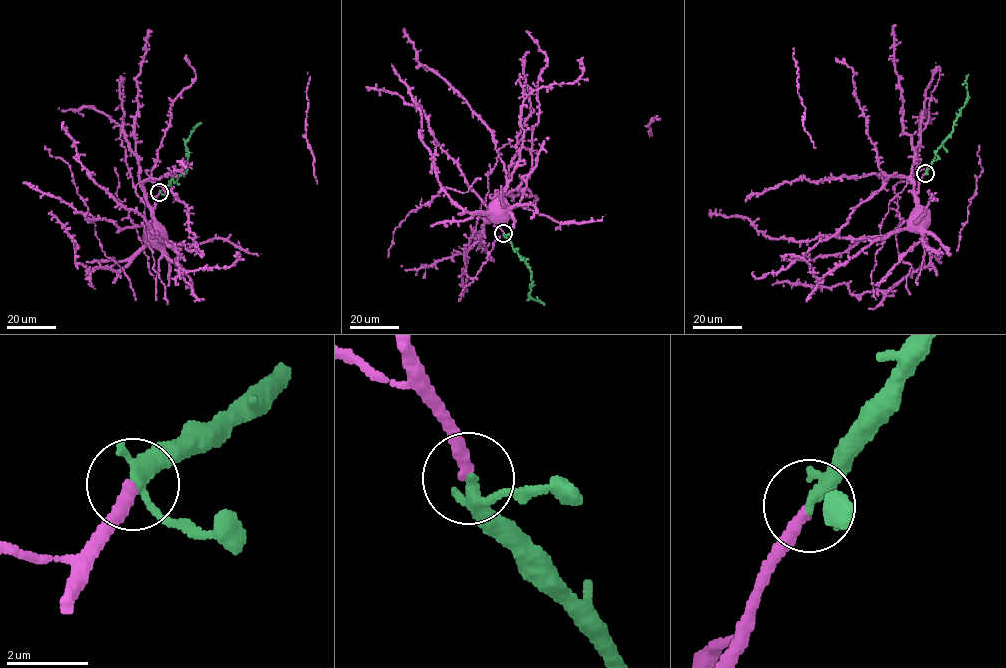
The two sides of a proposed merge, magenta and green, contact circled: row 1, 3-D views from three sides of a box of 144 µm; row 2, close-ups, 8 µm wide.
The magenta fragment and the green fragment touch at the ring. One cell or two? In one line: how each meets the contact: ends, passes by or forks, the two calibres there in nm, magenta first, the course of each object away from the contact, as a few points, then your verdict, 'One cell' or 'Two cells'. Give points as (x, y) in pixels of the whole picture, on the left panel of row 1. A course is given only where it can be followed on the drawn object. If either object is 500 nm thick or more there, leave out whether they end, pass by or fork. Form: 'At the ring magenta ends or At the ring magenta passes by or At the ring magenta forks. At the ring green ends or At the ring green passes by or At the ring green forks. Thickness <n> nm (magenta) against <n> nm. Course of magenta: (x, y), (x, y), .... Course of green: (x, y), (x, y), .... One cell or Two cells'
At the ring magenta ends. At the ring green forks. Thickness 300 nm (magenta) against 240 nm. Course of magenta: (159, 192), (153, 210), (153, 229). Course of green: (159, 192), (171, 178), (187, 169), (186, 142), (201, 122). One cell

